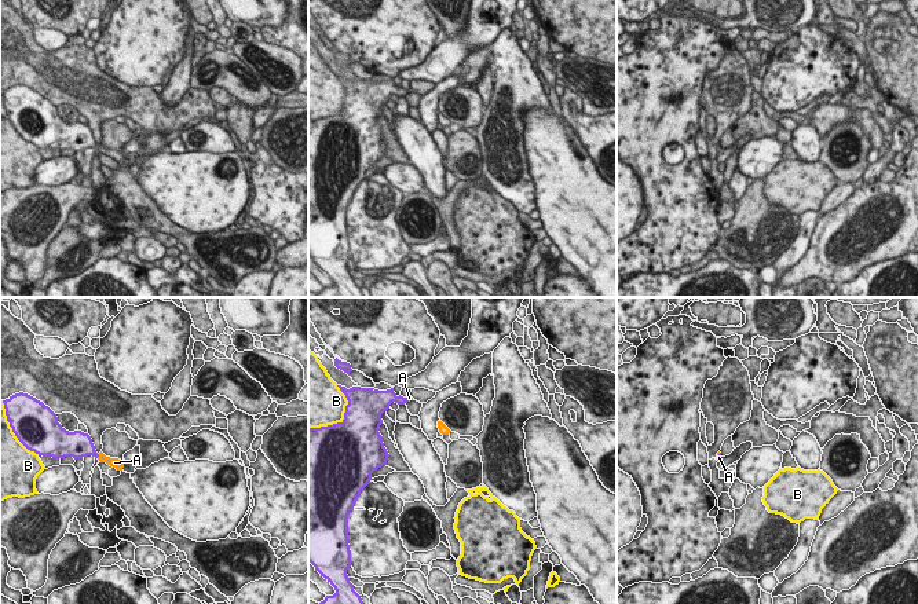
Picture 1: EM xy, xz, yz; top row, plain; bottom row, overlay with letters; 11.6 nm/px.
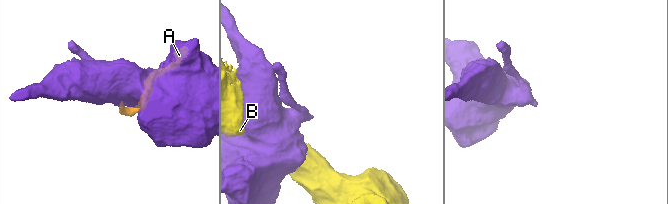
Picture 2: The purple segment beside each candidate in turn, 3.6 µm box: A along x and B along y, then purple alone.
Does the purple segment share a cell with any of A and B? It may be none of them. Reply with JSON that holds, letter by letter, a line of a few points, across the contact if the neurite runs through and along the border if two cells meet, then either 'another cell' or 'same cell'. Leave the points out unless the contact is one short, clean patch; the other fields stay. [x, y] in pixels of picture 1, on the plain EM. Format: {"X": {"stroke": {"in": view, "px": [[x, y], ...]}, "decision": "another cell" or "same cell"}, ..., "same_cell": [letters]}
{"A": {"stroke": {"in": "xy", "px": [[80, 136], [98, 147], [114, 154]]}, "decision": "same cell"}, "B": {"decision": "another cell"}, "same_cell": ["A"]}

